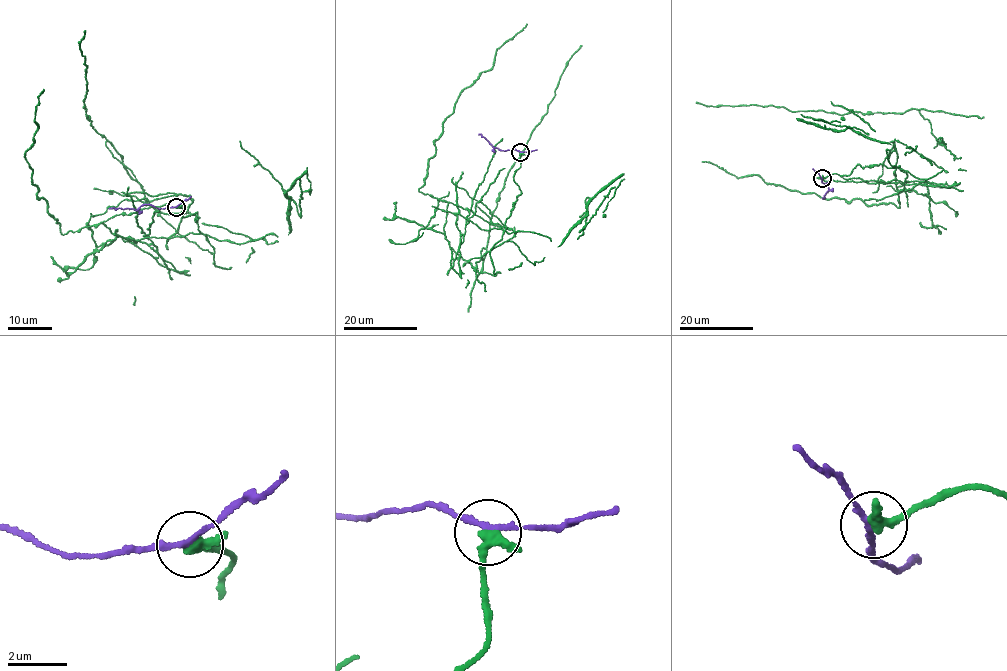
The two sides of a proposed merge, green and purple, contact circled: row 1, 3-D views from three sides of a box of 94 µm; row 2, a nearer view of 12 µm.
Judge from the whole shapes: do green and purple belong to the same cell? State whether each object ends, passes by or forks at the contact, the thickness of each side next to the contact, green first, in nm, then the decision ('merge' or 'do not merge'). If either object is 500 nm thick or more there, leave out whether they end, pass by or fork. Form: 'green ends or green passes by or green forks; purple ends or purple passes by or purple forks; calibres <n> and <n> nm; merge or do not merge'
green passes by; purple passes by; calibres 280 and 180 nm; do not merge

